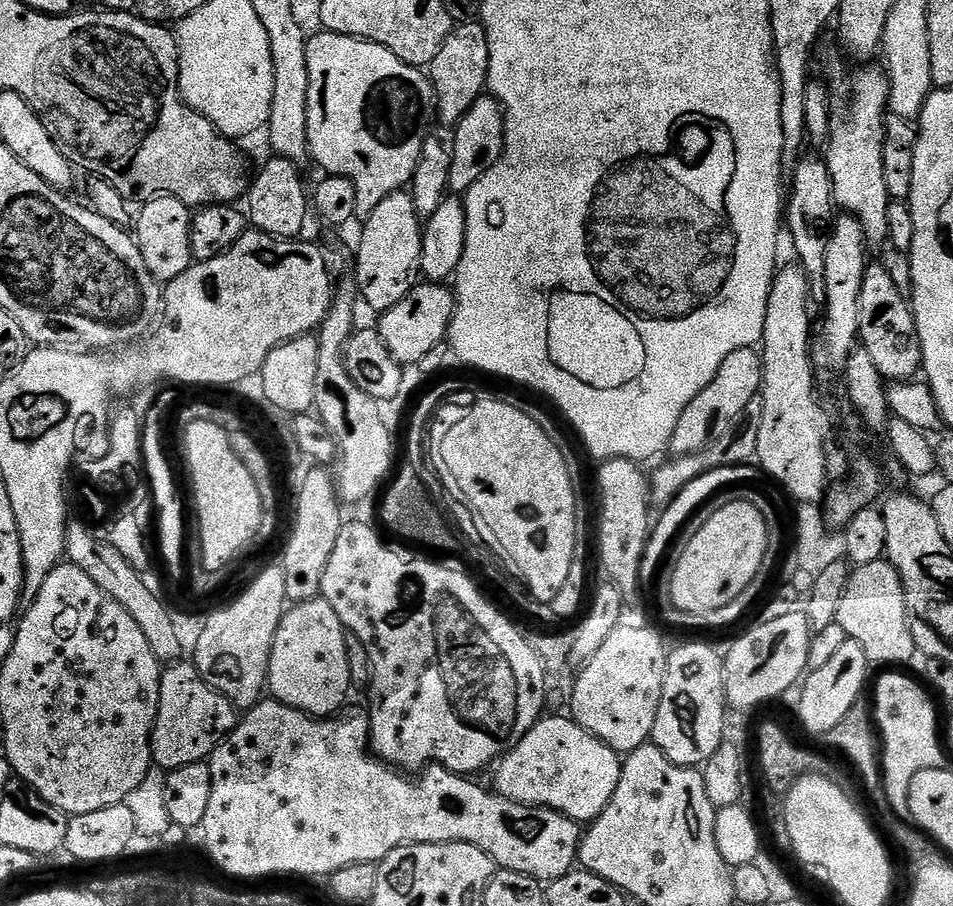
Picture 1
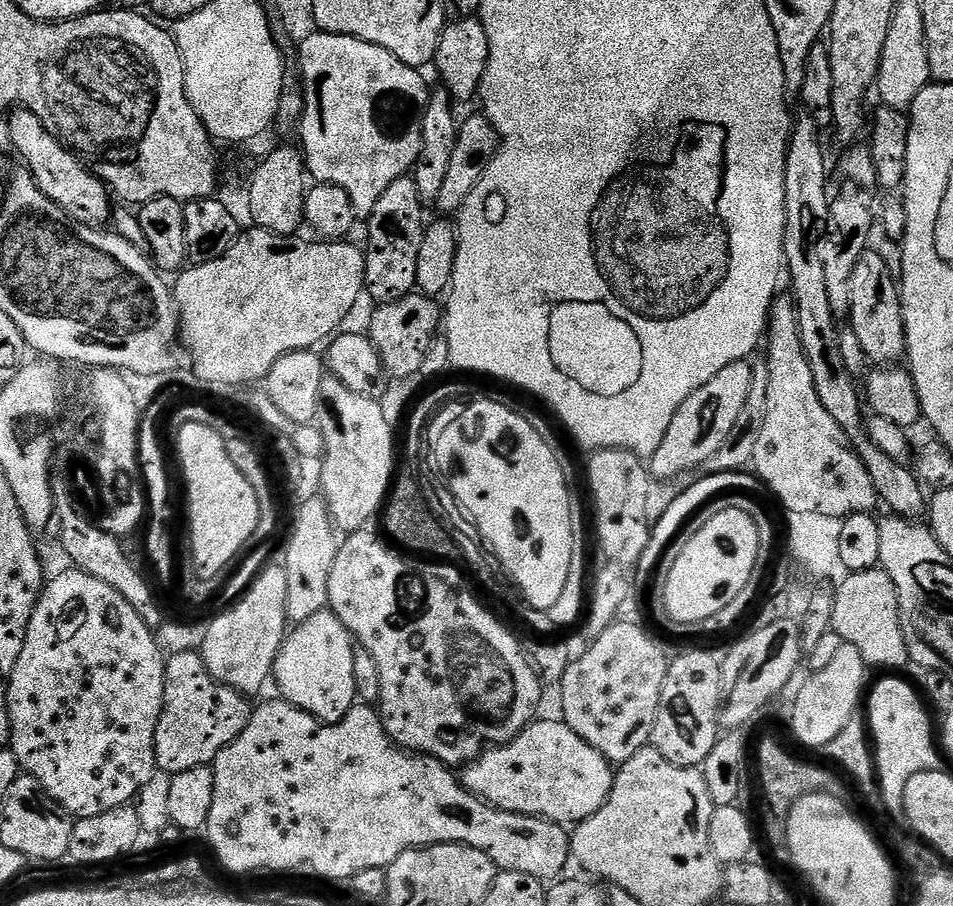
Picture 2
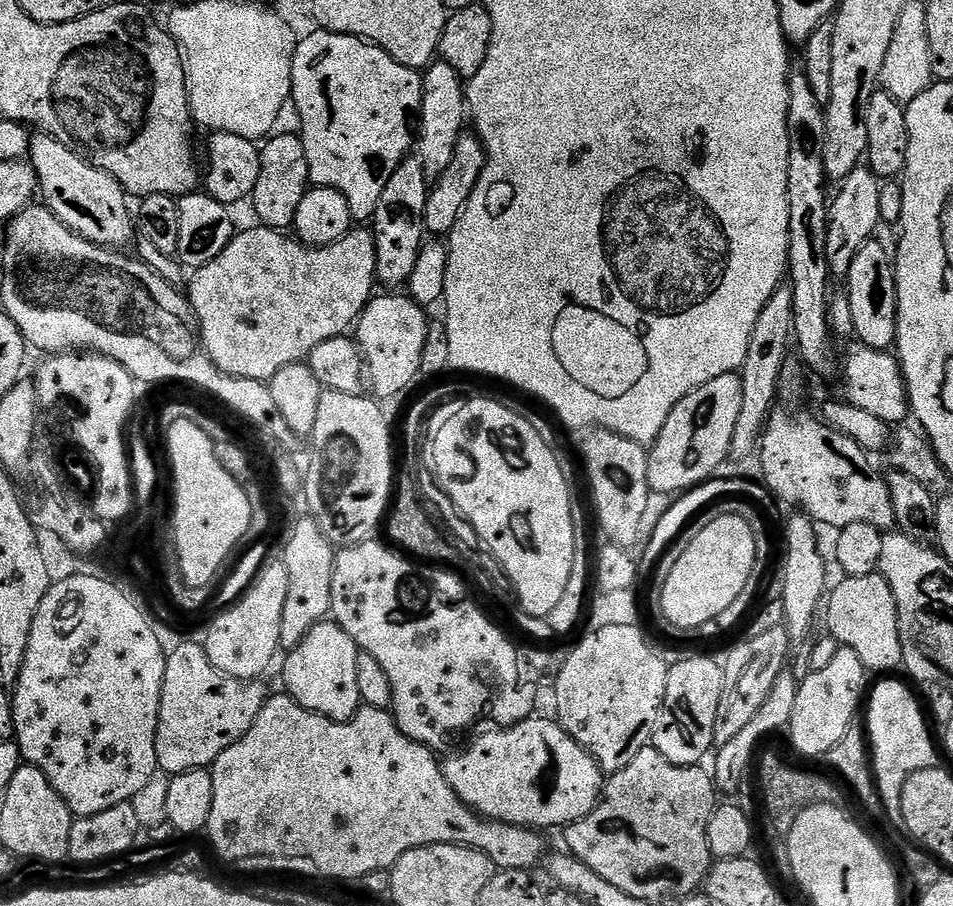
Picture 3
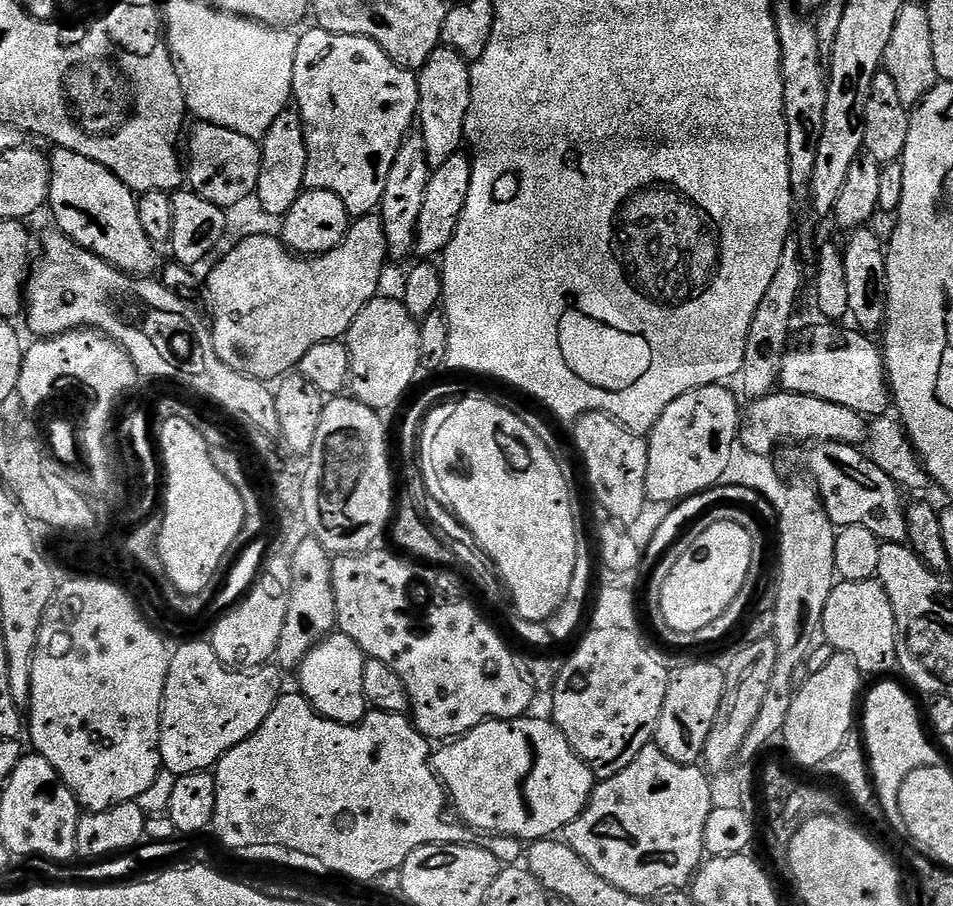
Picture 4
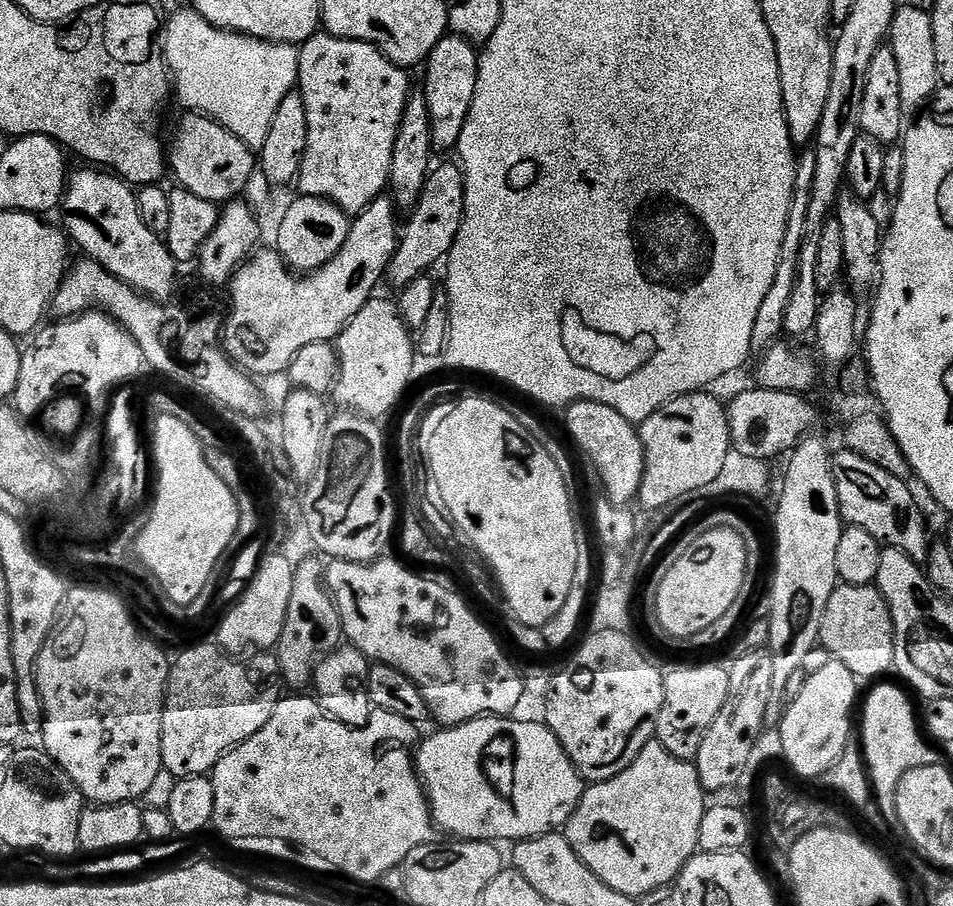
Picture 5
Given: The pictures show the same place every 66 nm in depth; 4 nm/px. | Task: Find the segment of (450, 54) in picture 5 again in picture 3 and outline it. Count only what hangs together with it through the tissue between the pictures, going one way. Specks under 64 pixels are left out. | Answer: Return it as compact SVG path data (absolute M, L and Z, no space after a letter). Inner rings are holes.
M437 59L423 69L422 79L424 93L418 117L418 139L414 148L422 162L426 178L429 182L434 182L439 176L446 174L446 166L450 166L450 158L454 158L454 146L458 146L458 138L466 128L466 84L458 70L454 70L454 66L442 59Z

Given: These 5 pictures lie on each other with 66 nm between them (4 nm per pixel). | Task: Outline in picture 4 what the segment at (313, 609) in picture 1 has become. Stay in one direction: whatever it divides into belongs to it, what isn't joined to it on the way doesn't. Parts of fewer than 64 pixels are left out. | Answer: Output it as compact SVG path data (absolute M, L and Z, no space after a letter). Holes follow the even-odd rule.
M337 630L322 641L301 662L298 675L300 685L298 691L310 703L312 709L327 720L337 720L339 724L359 724L370 709L368 699L362 690L362 670L365 654L350 637Z

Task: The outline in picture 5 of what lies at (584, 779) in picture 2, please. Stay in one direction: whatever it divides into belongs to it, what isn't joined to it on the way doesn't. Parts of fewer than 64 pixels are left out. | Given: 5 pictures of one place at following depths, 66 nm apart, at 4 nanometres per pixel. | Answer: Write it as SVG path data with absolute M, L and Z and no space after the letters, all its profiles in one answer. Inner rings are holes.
M480 716L465 724L444 726L436 731L440 732L419 741L414 752L414 767L424 785L437 829L445 828L461 841L519 842L544 836L567 825L586 784L547 723L516 722L506 716Z

